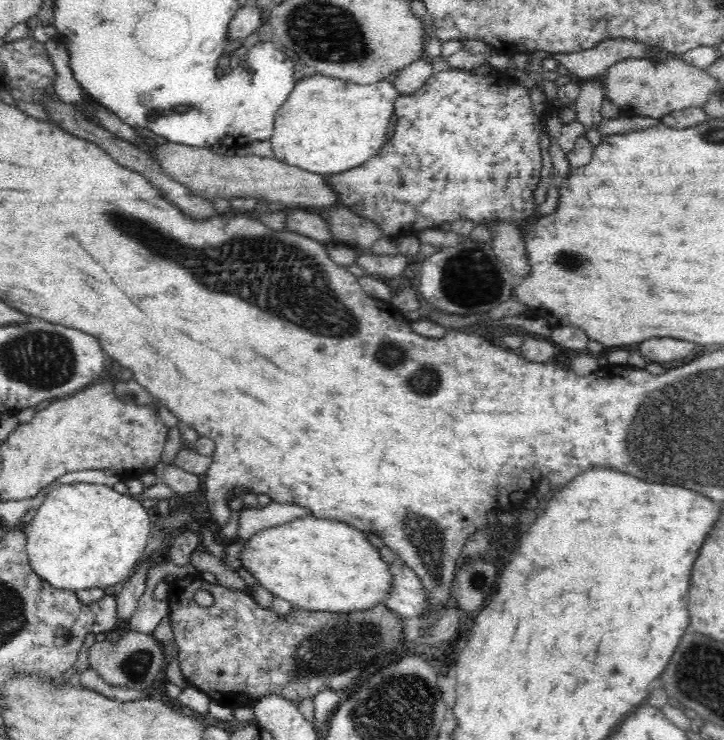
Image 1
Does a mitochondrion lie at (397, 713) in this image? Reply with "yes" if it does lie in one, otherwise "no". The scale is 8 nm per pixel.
yes

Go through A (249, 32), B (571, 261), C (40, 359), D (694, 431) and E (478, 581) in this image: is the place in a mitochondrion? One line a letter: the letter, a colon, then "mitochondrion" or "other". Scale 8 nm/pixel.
A: other
B: mitochondrion
C: mitochondrion
D: mitochondrion
E: mitochondrion

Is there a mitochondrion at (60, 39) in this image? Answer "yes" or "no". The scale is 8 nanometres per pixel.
no

